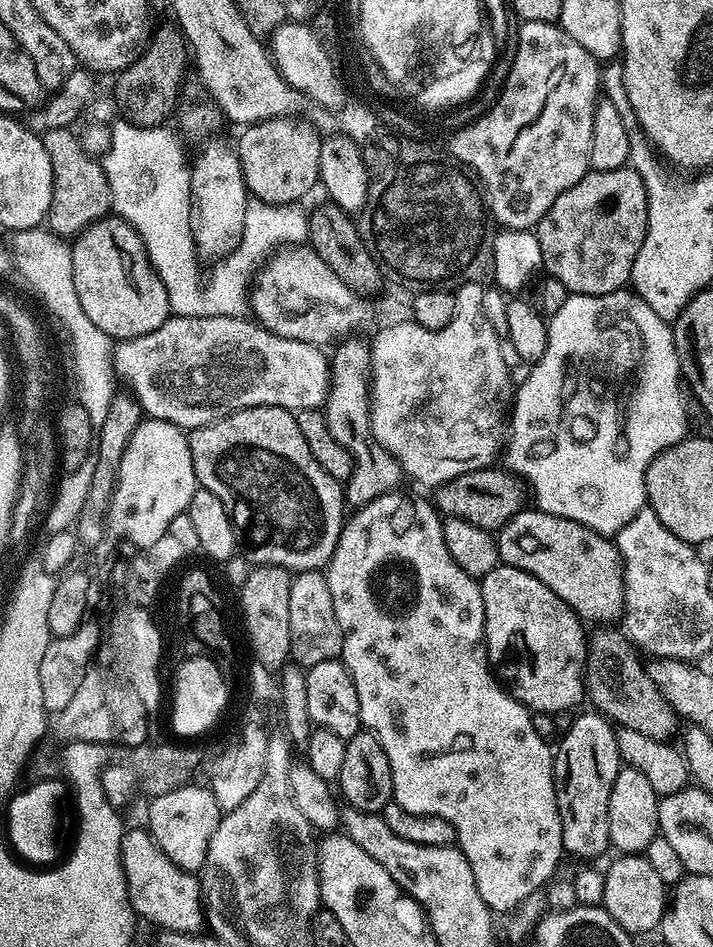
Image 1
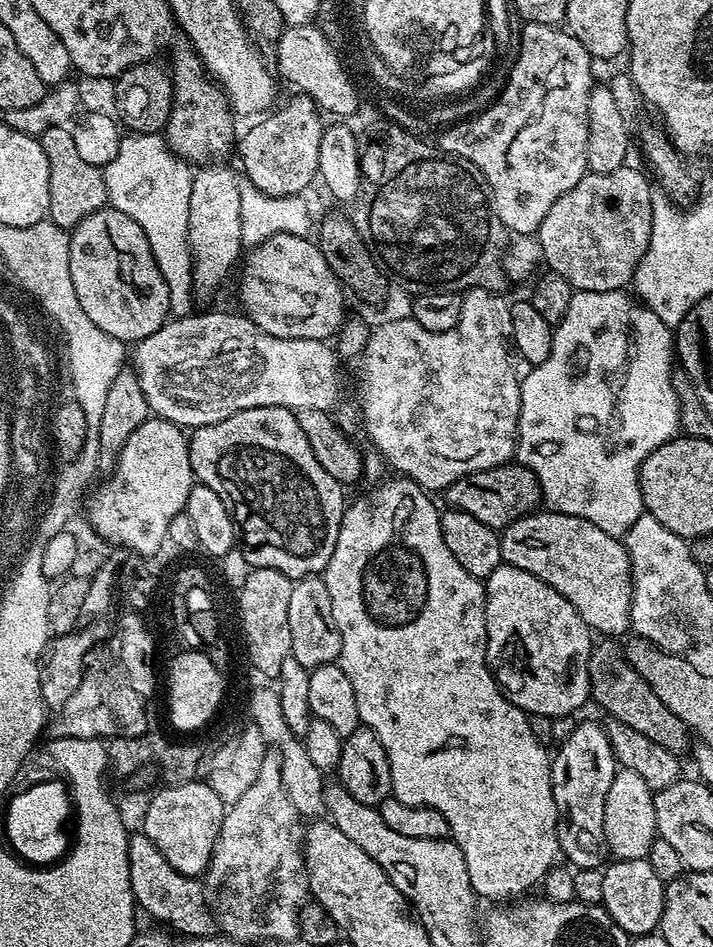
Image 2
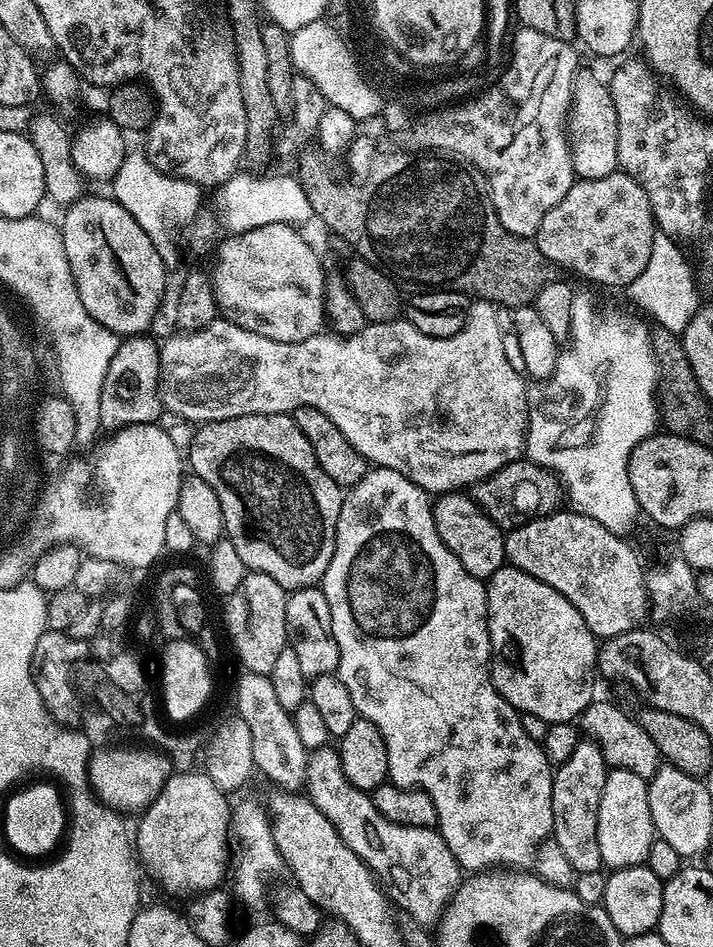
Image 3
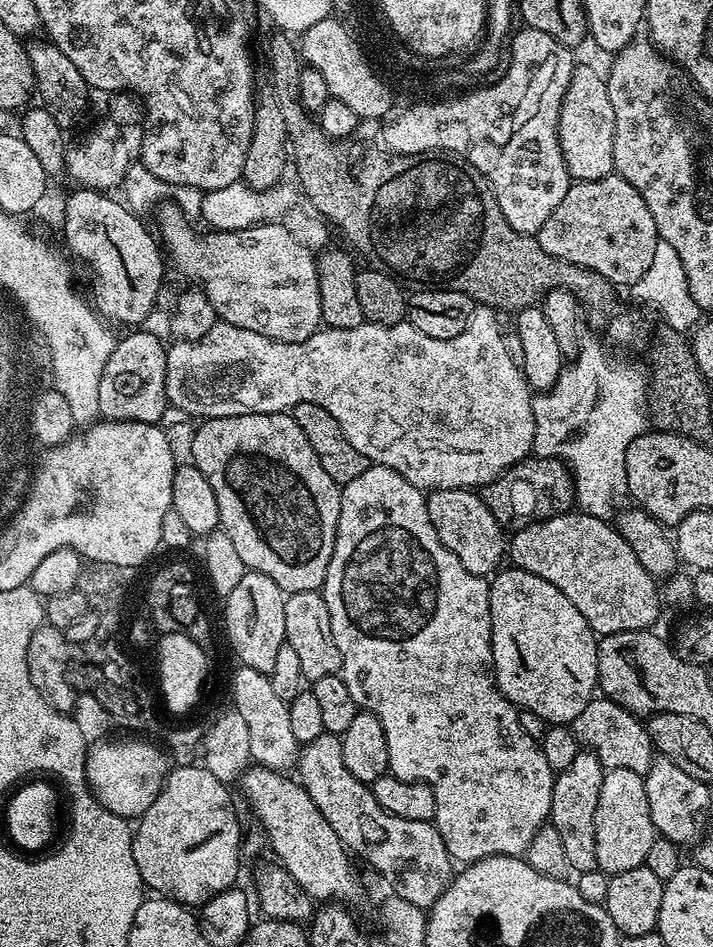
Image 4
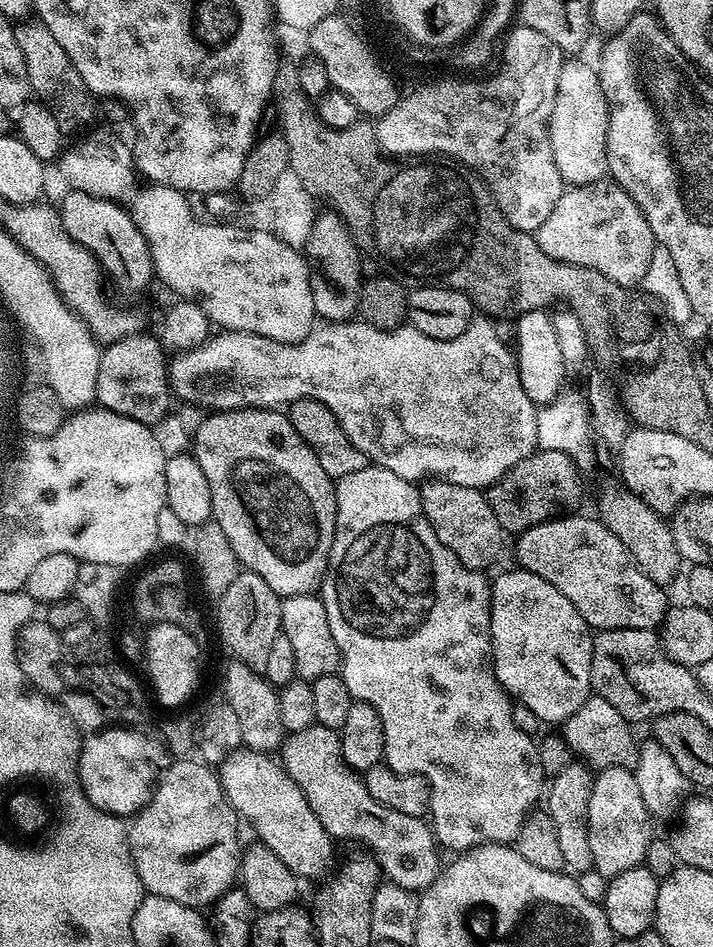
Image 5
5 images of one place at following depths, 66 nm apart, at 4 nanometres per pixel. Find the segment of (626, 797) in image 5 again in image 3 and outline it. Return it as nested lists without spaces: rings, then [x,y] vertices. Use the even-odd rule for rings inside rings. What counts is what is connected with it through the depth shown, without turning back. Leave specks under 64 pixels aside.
[[[611,769],[606,778],[606,786],[602,786],[602,802],[598,806],[598,850],[602,850],[603,867],[615,870],[644,864],[650,854],[650,846],[657,838],[654,818],[650,818],[648,781],[638,778],[638,774],[630,770]]]

